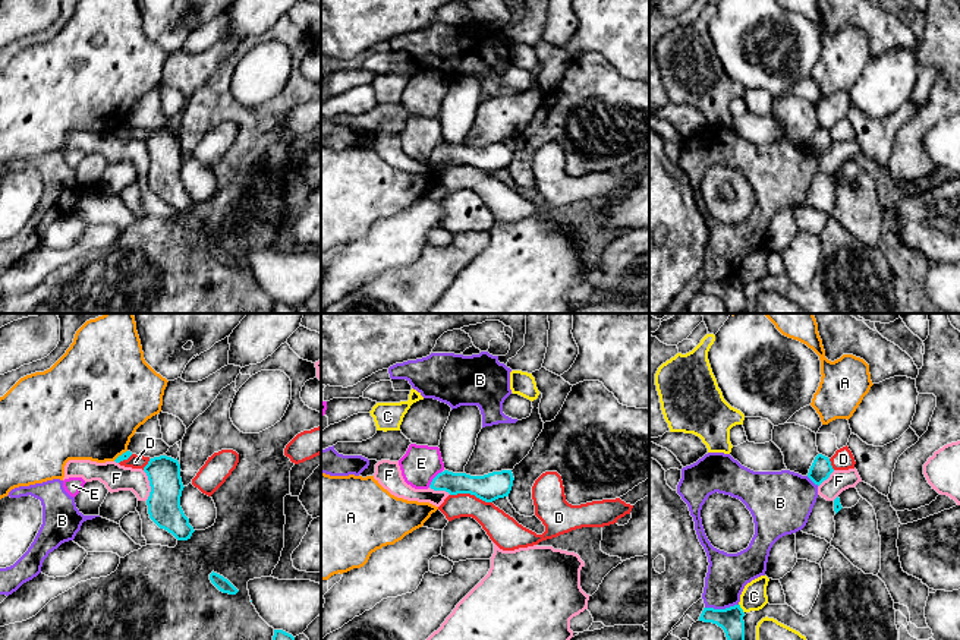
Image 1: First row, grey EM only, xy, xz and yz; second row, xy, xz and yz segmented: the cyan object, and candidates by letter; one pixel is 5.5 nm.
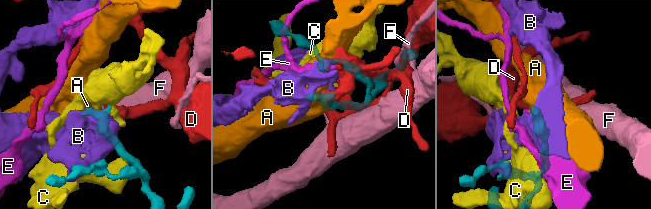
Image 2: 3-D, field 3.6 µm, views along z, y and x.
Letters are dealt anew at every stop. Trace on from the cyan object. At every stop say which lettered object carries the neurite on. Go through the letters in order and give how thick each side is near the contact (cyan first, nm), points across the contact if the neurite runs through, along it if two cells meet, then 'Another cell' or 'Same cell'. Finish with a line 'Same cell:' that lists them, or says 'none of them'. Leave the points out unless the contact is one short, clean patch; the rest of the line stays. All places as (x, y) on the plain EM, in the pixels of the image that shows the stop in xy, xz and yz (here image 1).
A: Thickness 50 nm (cyan) against 460 nm. Boundary: xy (126, 122), (113, 132). Another cell
B: Thickness 140 nm (cyan) against 220 nm. Another cell
C: Thickness 140 nm (cyan) against 140 nm. Boundary: yz (739, 276), (743, 284). Another cell
D: Thickness 150 nm (cyan) against 160 nm. Boundary: xz (450, 166), (474, 166), (491, 175). Another cell
E: Thickness 120 nm (cyan) against 200 nm. Boundary: xz (441, 142), (428, 158). Another cell
F: Thickness 180 nm (cyan) against 150 nm. Boundary: xy (142, 142), (150, 158), (147, 172). Another cell
Same cell: none of them

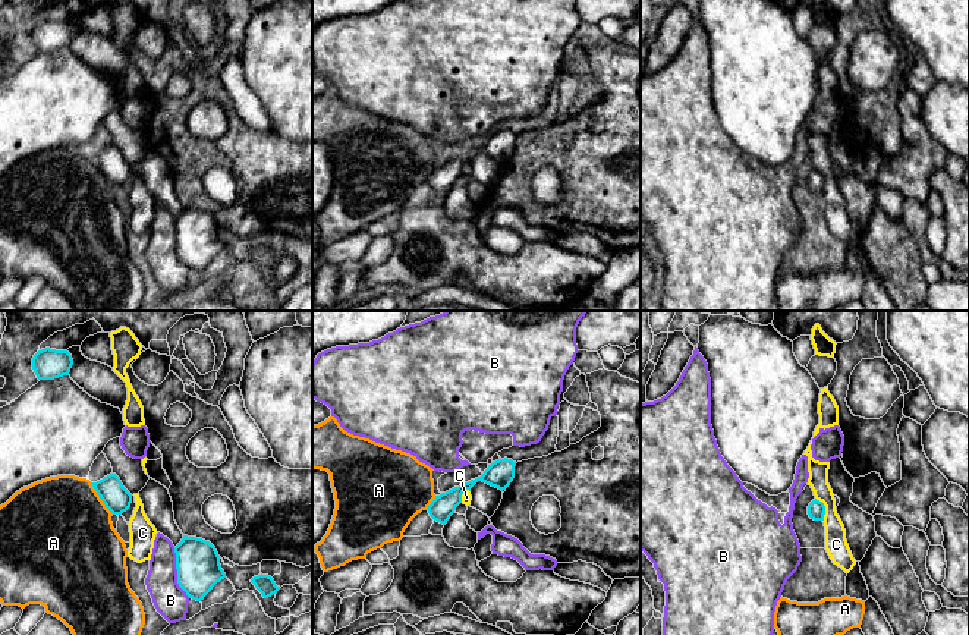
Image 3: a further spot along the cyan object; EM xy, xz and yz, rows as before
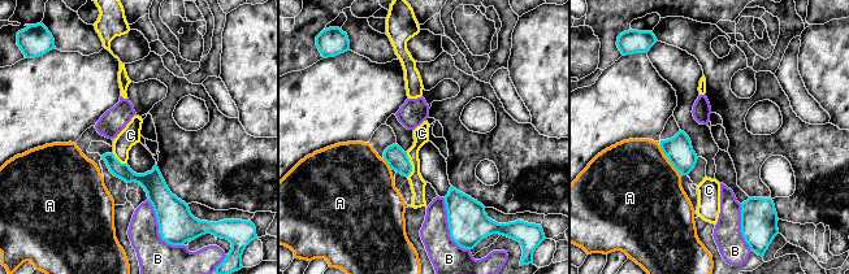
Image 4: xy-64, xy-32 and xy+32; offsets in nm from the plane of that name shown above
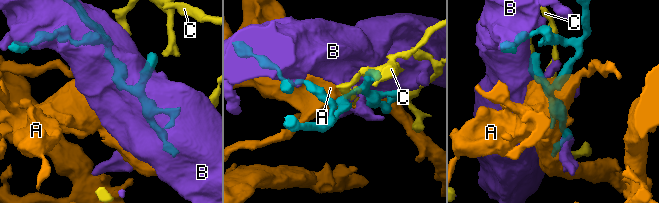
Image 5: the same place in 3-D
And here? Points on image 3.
A: Thickness 150 nm (cyan) against 500 nm. Boundary: xy (90, 154), (101, 173), (113, 185). Another cell
B: Thickness 240 nm (cyan) against 180 nm. Another cell
C: Thickness 90 nm (cyan) against 130 nm. Boundary: yz (815, 169), (824, 178), (823, 192). Another cell
Same cell: none of them

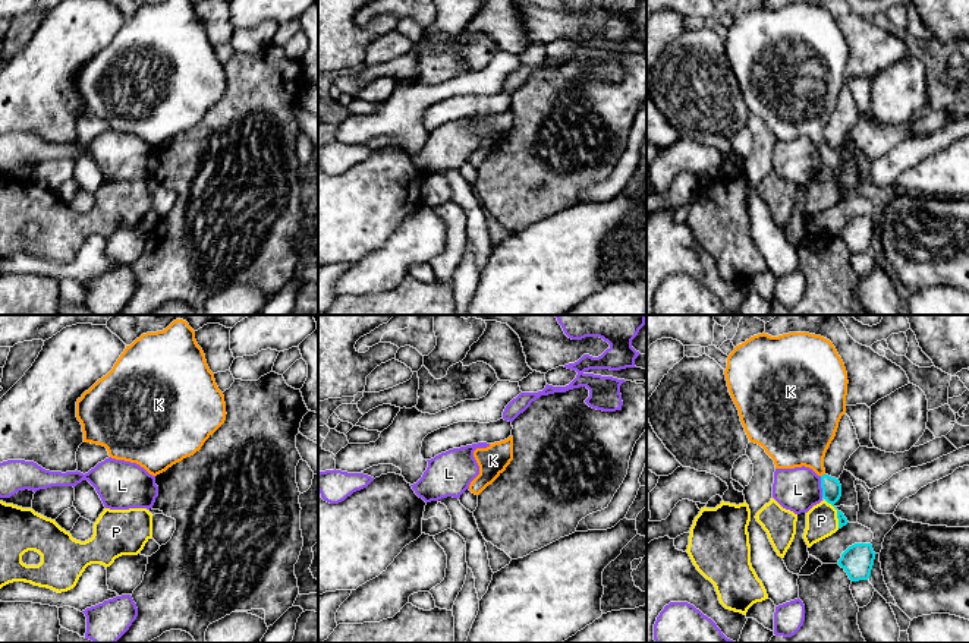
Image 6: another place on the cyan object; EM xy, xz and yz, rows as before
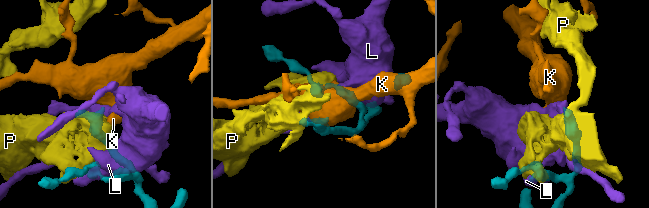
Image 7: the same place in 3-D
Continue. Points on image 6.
K: Thickness 110 nm (cyan) against 320 nm. Path across: yz (831, 161), (823, 147), (801, 107). Same cell
L: Thickness 110 nm (cyan) against 240 nm. Another cell
P: Thickness 110 nm (cyan) against 180 nm. Another cell
Same cell: K

